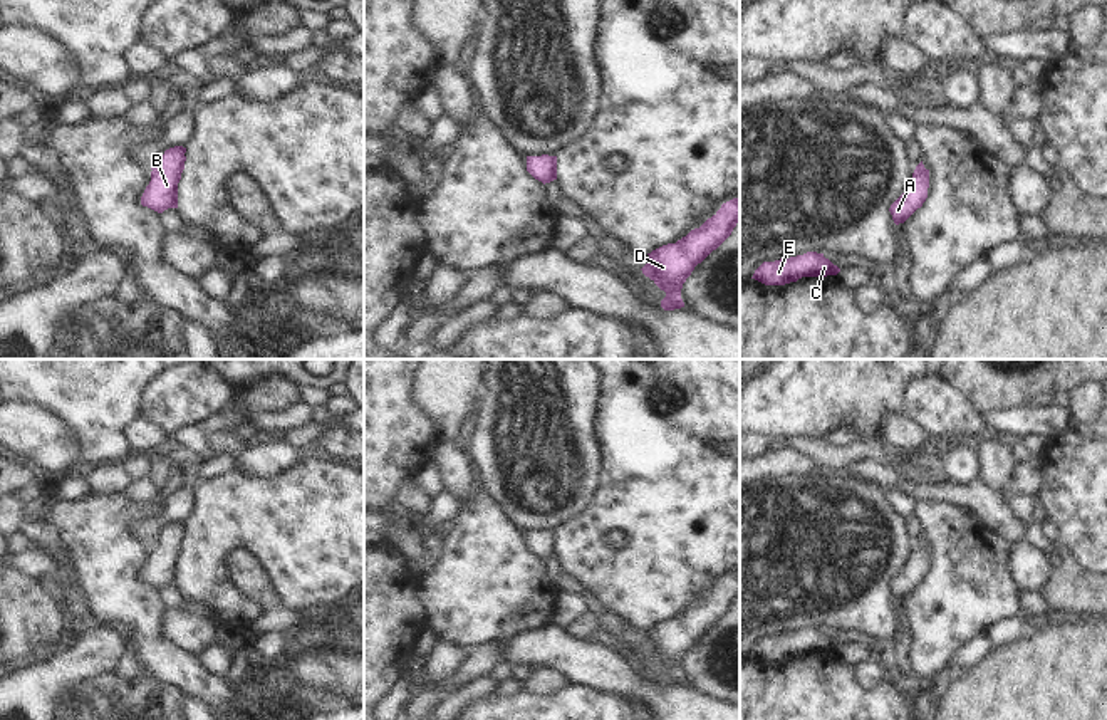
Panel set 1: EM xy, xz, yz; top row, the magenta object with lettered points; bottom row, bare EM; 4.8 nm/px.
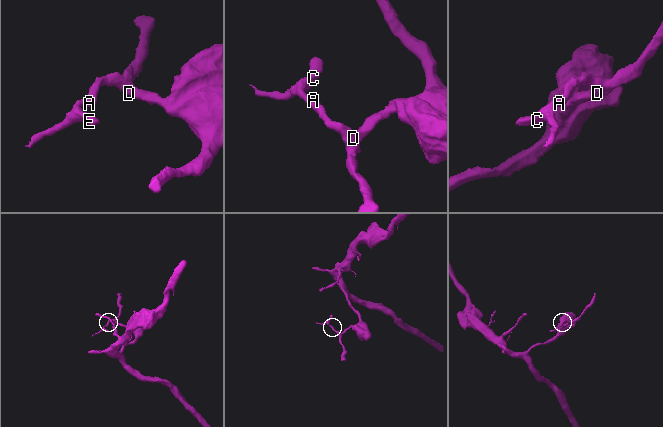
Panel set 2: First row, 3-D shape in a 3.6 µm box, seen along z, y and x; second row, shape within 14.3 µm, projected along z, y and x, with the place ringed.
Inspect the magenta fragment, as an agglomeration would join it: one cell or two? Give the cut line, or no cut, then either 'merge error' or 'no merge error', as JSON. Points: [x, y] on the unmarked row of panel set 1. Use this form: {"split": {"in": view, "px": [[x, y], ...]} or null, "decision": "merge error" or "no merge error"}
{"split": null, "decision": "no merge error"}

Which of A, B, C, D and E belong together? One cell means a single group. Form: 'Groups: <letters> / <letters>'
Groups: A B C D E

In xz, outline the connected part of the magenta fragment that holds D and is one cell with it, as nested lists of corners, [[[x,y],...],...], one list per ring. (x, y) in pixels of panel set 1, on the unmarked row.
[[[733,574],[708,594],[699,604],[691,606],[676,619],[652,626],[647,639],[641,644],[666,673],[661,676],[664,686],[684,683],[681,665],[694,643],[716,626],[740,597],[740,574]]]

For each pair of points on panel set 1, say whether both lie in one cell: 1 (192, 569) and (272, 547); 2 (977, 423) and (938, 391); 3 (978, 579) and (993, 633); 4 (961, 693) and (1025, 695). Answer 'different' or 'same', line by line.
1: same
2: same
3: different
4: same

